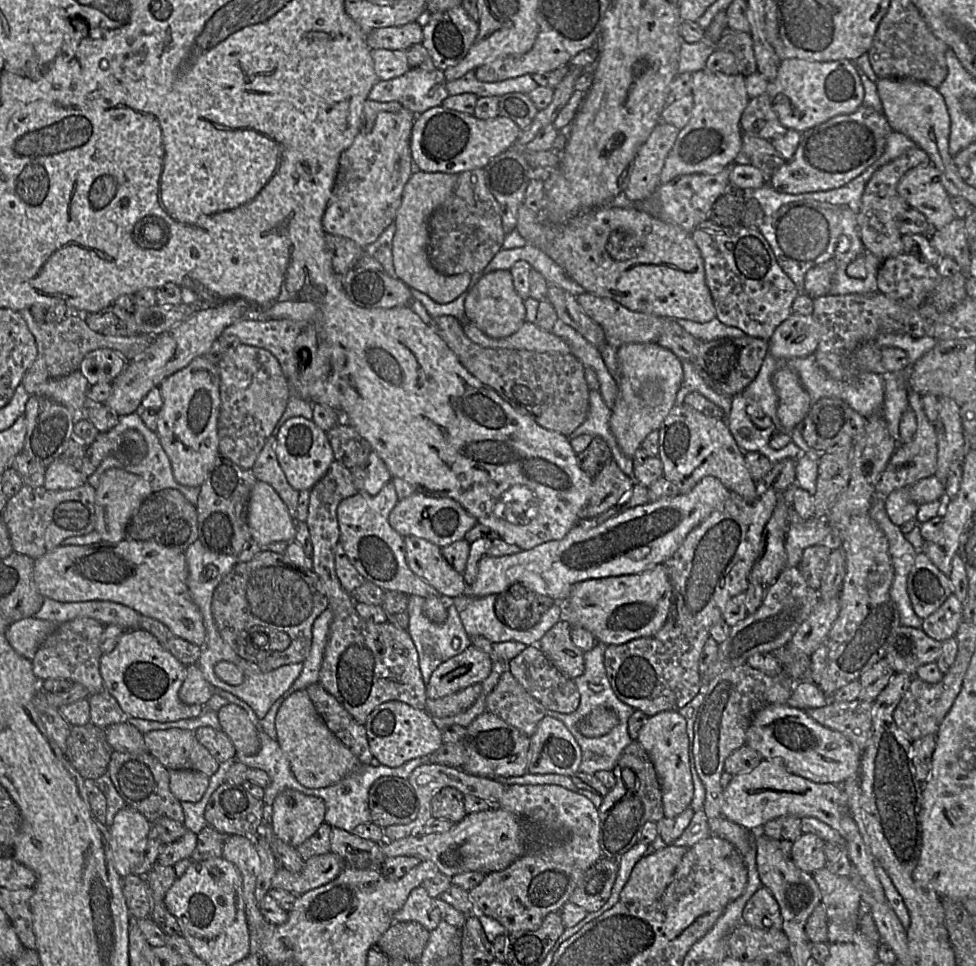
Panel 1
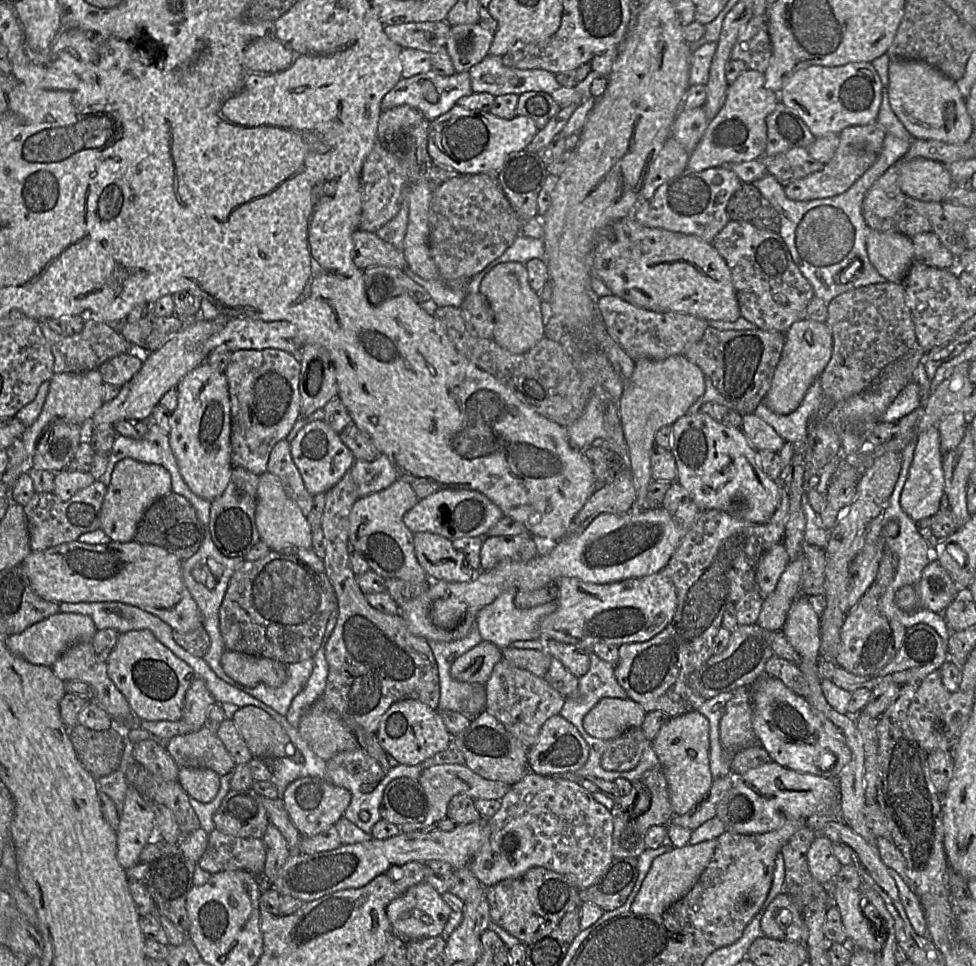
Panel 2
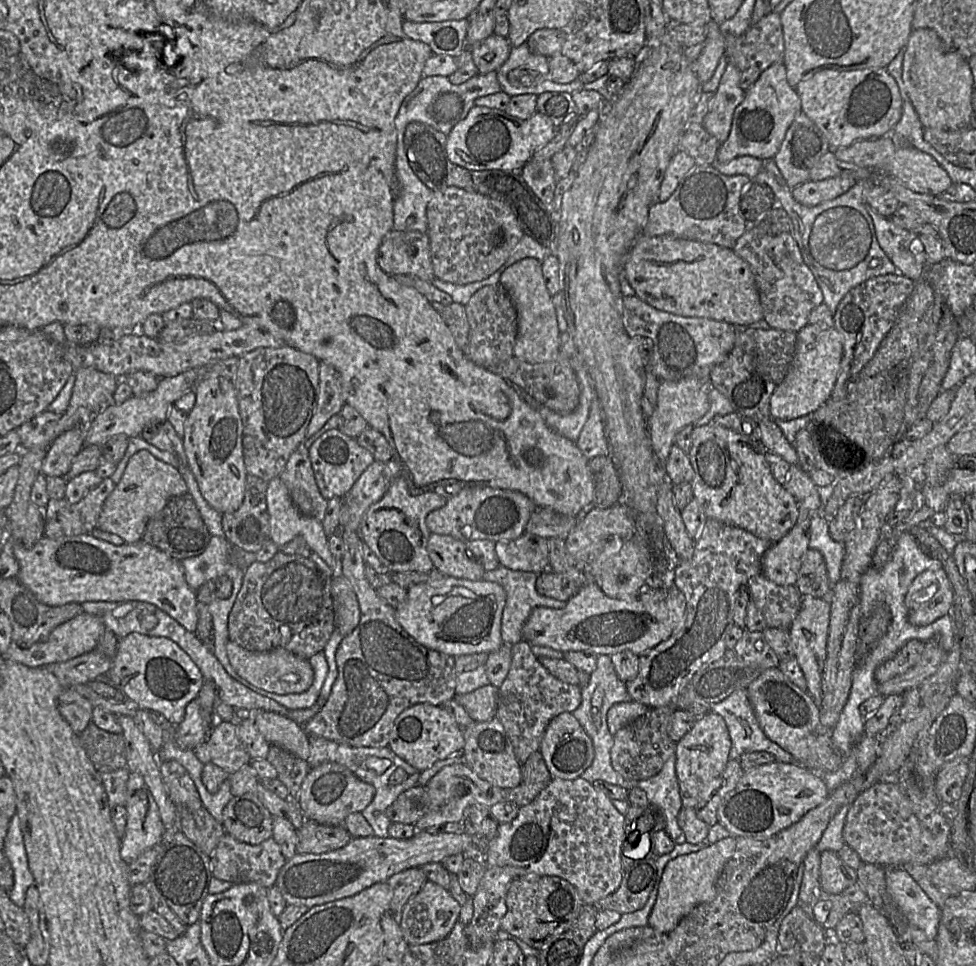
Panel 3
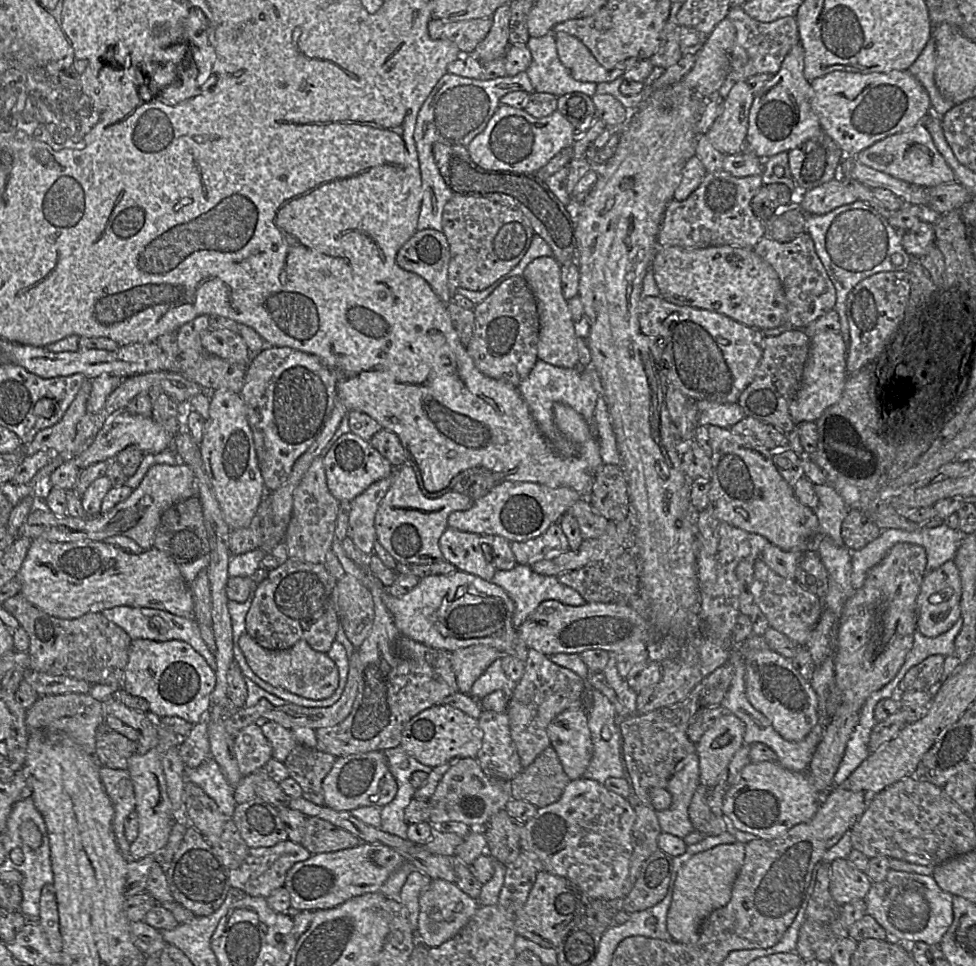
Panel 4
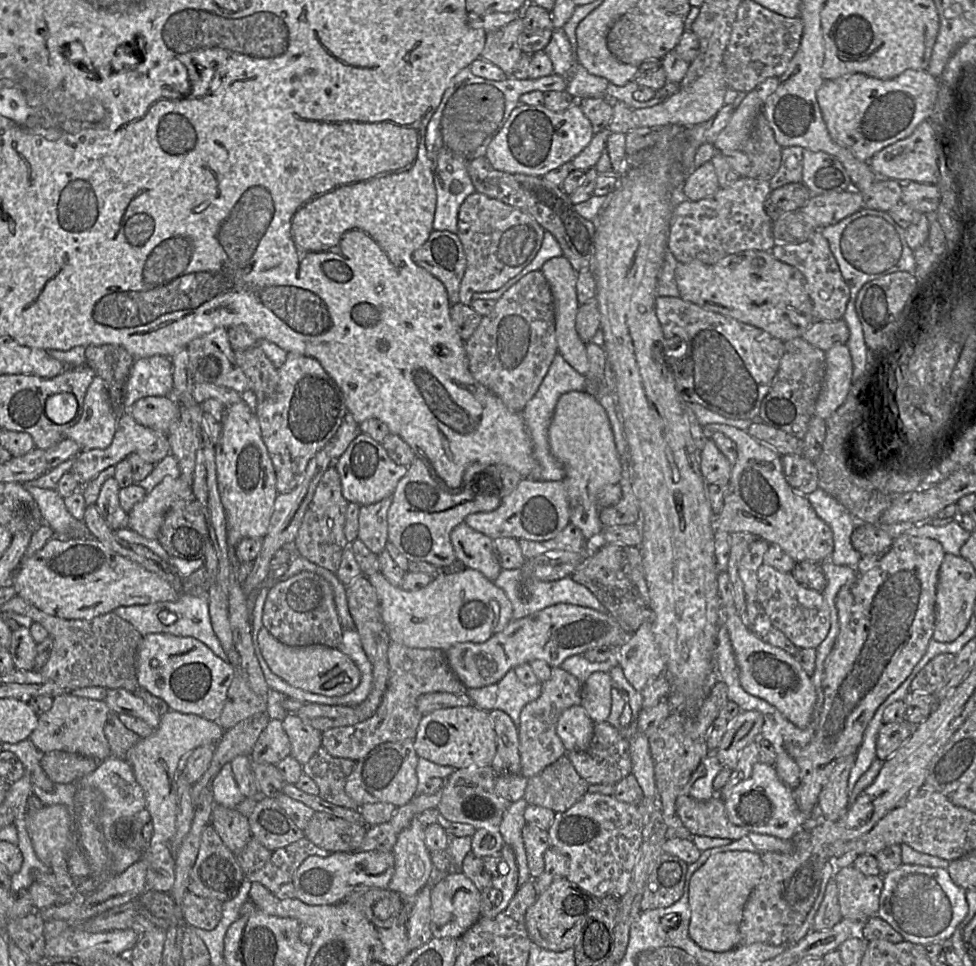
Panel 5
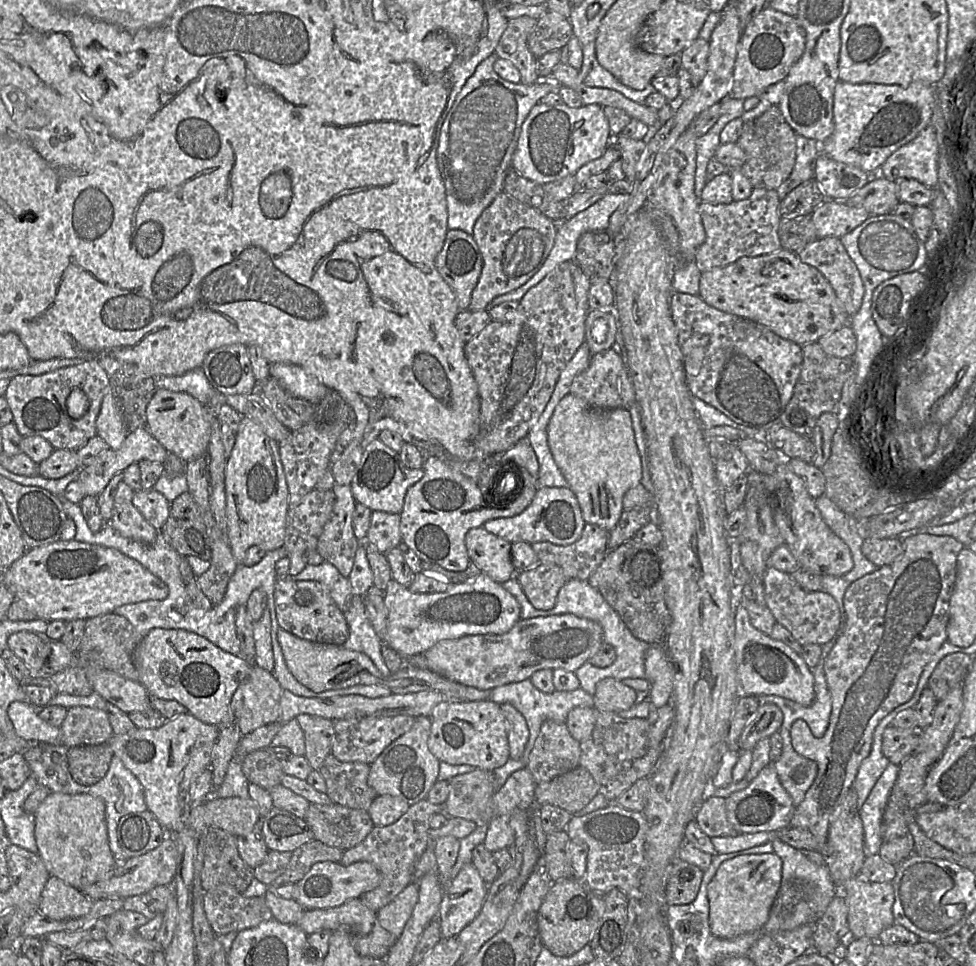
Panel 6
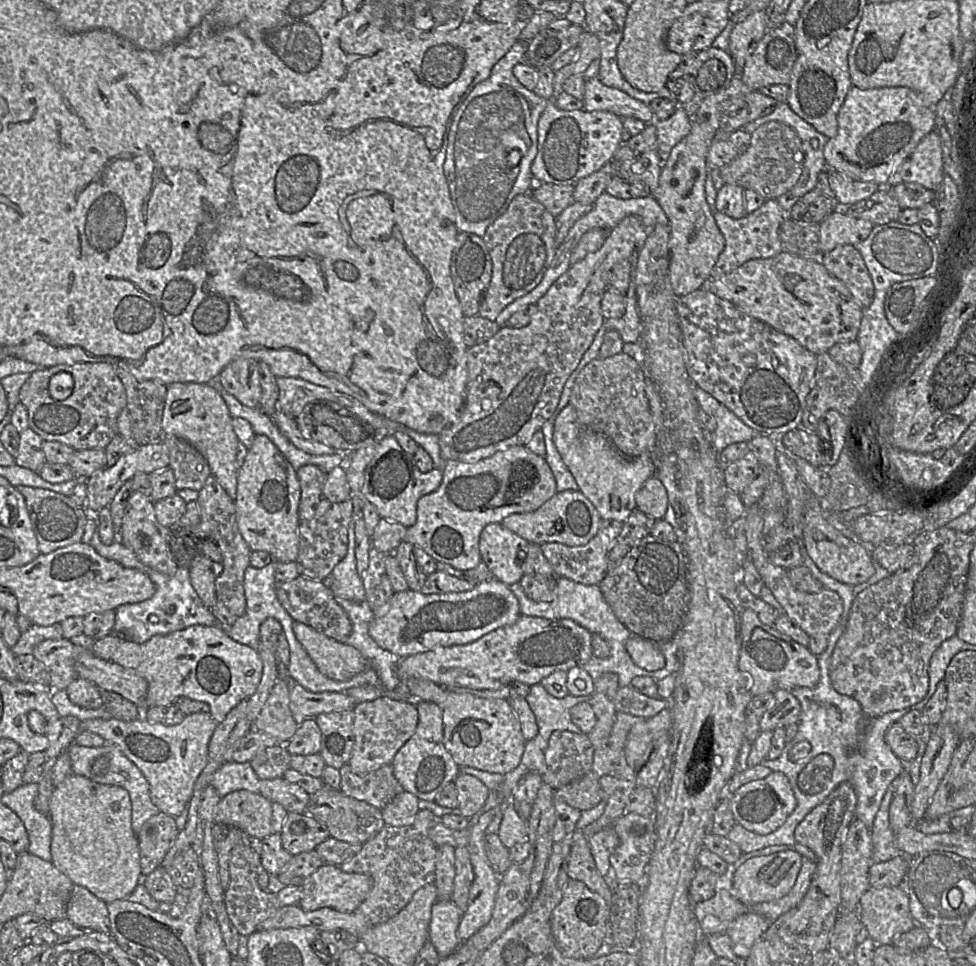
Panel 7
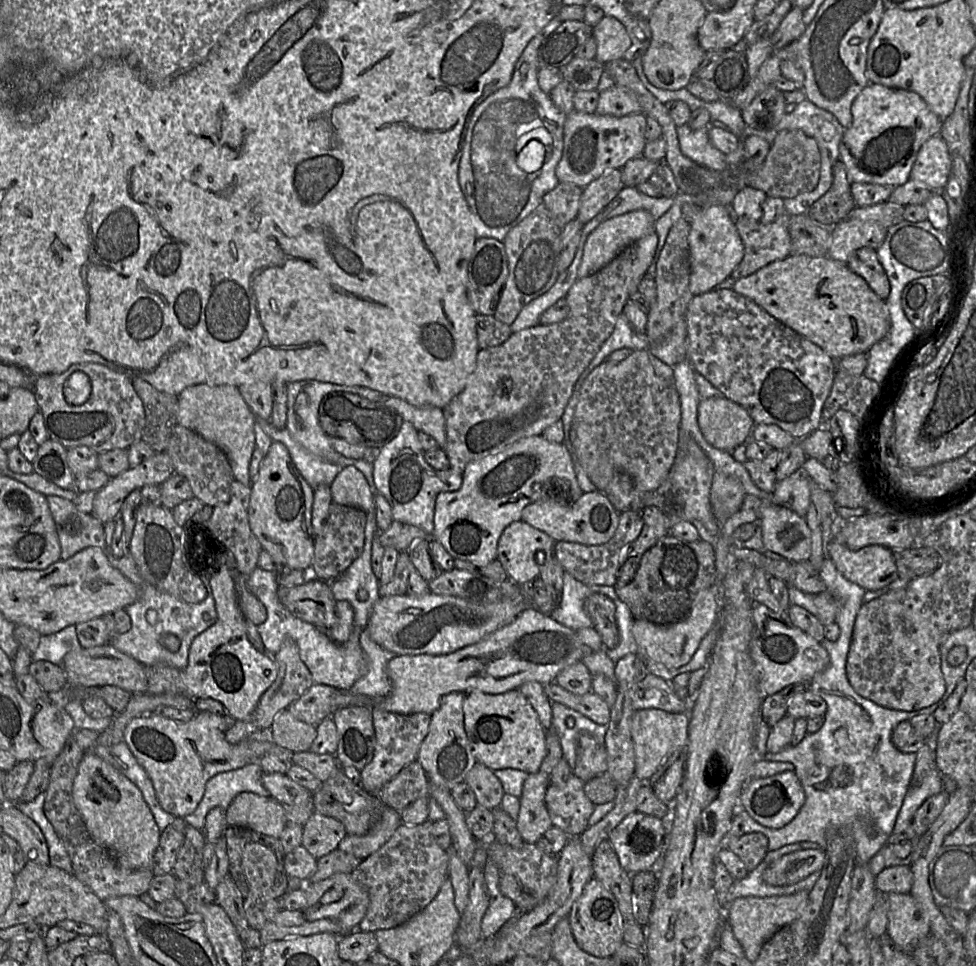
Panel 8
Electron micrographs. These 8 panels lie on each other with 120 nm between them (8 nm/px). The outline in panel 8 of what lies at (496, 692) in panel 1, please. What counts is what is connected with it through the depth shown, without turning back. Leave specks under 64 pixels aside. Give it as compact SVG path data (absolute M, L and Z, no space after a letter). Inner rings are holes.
M579 713L578 721L568 718L563 738L560 738L562 756L572 774L584 782L607 772L607 753L604 739L607 726L599 725Z

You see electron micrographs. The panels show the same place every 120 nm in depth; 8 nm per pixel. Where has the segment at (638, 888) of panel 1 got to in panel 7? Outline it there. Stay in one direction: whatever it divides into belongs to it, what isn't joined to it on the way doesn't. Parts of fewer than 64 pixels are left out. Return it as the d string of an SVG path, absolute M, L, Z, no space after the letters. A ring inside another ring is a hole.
M795 850L748 859L736 868L731 893L745 906L779 899L795 884L802 861L802 855Z

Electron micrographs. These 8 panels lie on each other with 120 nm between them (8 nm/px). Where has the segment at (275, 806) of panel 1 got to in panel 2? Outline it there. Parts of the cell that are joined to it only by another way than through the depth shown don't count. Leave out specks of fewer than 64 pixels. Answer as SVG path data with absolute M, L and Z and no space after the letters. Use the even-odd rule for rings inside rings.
M304 777L290 783L281 800L295 827L302 837L312 837L320 834L343 818L343 815L351 802L351 792L345 788L318 778Z

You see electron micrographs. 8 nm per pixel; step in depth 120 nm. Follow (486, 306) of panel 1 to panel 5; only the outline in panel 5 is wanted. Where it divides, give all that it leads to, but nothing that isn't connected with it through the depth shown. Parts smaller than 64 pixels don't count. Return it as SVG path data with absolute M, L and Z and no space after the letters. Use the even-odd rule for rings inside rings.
M560 256L547 260L540 271L546 278L553 297L554 319L555 319L555 339L557 351L563 359L577 372L586 375L589 371L589 361L586 347L576 330L576 315L580 303L577 299L576 283L578 272L573 268L567 258Z

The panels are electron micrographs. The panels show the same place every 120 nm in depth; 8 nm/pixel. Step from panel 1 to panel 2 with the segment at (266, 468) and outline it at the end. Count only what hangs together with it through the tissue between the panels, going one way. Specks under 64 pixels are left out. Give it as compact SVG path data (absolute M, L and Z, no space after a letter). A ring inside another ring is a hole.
M286 439L277 442L273 447L267 472L280 480L286 494L307 516L313 507L313 496L306 489L301 474L293 462L290 443Z

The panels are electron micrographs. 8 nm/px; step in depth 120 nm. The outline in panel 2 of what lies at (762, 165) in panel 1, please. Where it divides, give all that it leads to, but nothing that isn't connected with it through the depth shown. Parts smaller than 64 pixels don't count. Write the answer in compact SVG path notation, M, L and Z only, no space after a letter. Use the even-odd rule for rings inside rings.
M792 148L776 155L764 154L760 161L767 172L784 187L789 183L821 171L824 163L813 158L805 148Z

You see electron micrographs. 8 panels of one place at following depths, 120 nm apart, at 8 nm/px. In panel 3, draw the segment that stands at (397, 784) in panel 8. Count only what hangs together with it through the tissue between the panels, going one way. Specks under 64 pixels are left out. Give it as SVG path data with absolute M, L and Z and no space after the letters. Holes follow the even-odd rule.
M278 746L270 747L266 760L274 766L278 773L277 779L287 787L291 799L295 801L304 779L311 771L308 762Z

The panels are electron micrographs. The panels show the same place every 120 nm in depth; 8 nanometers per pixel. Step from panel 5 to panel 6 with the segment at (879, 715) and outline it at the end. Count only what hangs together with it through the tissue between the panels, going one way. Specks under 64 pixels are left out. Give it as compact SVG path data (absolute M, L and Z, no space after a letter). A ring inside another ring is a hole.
M903 708L898 711L894 709L879 722L874 731L870 753L862 761L854 781L858 813L859 808L863 805L877 780L890 763L882 752L882 736L886 727L891 725L892 720L902 710Z

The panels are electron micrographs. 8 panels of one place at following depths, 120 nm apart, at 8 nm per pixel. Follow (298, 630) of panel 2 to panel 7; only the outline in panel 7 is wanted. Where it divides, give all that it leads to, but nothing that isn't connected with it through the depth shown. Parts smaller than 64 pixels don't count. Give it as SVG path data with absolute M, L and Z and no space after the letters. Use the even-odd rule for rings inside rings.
M300 575L293 580L277 583L276 596L296 623L305 624L339 642L343 642L351 632L351 621L337 604L334 594L325 580L313 580Z

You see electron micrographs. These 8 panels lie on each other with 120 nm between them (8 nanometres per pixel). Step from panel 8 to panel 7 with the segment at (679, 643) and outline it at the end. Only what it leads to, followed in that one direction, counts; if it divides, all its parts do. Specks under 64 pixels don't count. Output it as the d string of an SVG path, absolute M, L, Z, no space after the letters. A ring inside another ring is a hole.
M638 635L626 642L626 649L633 662L647 671L656 671L665 667L666 658L656 641Z

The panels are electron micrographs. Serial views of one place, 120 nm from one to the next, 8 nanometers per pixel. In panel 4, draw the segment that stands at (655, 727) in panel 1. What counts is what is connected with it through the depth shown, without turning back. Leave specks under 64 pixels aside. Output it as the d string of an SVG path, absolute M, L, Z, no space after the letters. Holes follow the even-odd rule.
M726 712L703 734L695 744L701 786L713 789L725 781L731 759L744 745L744 733L744 723Z

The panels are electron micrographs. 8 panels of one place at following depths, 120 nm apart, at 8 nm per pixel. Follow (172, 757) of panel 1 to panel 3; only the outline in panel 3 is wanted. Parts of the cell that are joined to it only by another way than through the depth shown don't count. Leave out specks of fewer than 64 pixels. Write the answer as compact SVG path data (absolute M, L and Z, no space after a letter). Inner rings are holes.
M217 721L193 752L203 764L212 763L228 774L252 761L239 738L236 721Z

